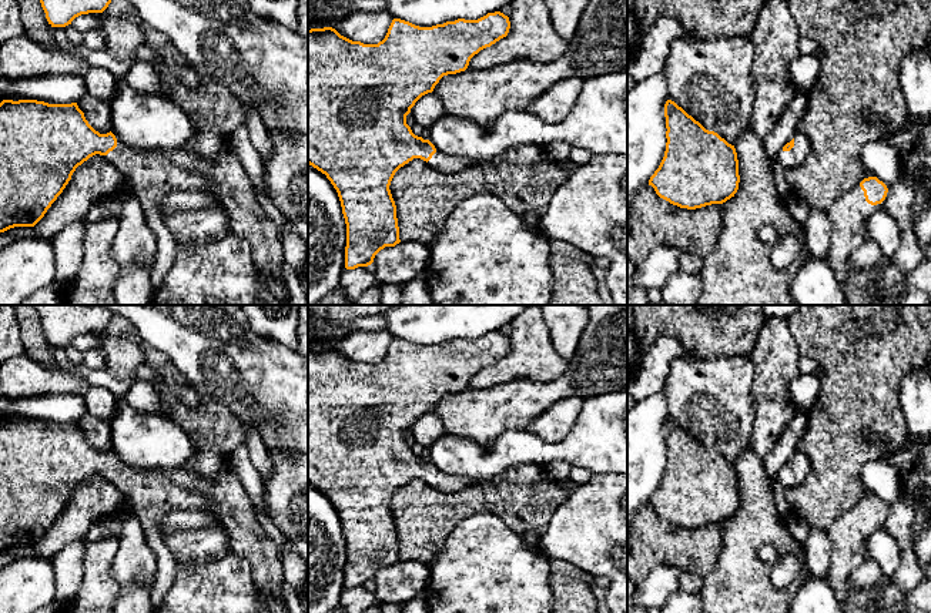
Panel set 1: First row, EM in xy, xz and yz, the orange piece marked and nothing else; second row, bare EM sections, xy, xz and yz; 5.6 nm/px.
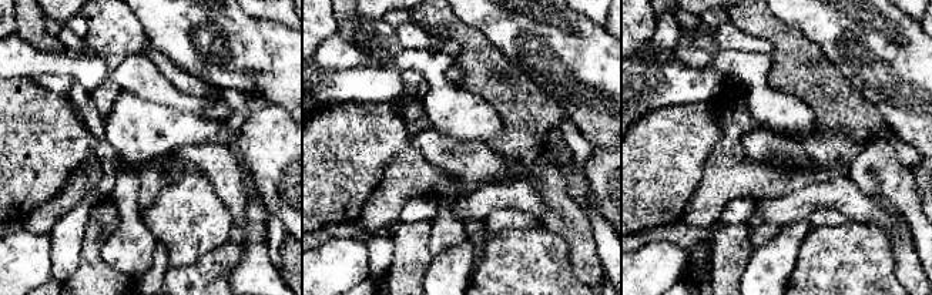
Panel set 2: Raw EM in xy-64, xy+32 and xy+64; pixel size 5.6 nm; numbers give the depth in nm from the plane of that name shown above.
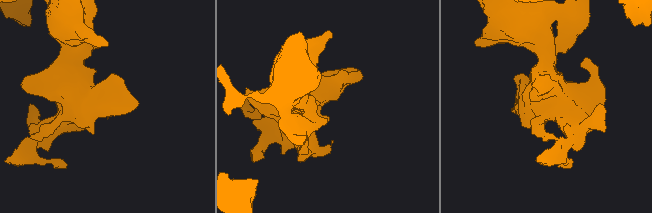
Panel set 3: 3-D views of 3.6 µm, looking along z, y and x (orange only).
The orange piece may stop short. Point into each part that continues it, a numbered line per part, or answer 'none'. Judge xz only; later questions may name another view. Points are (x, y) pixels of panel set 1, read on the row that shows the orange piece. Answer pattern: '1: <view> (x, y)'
1: xz (441, 161)

